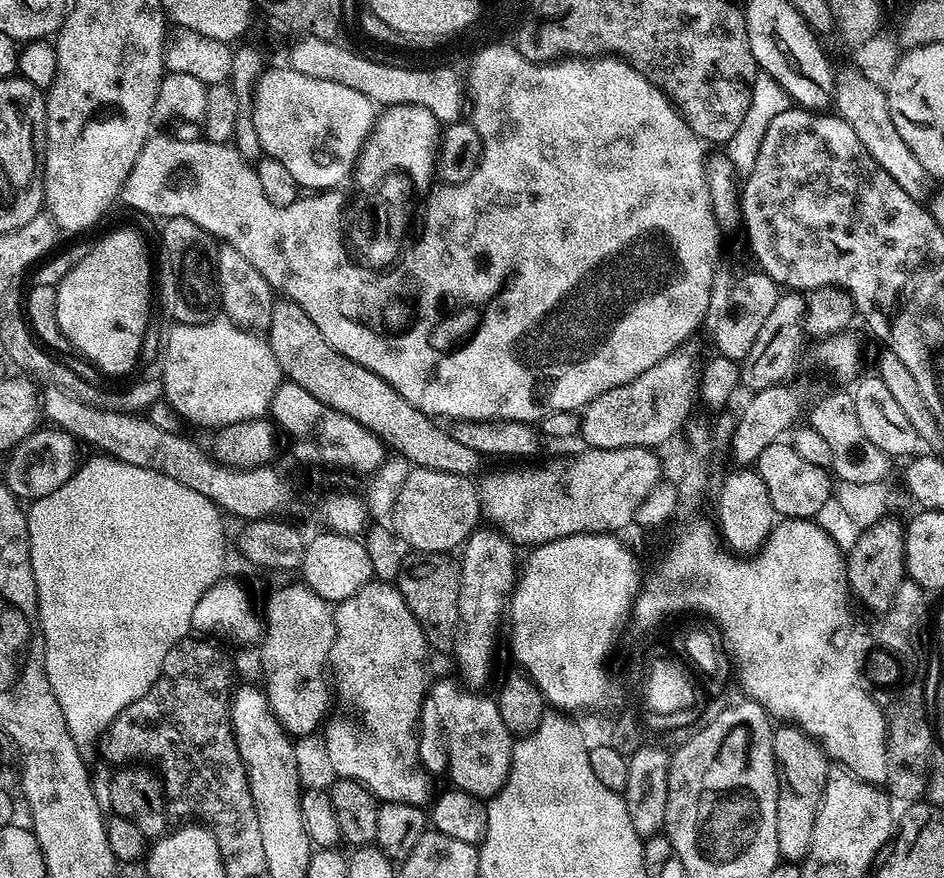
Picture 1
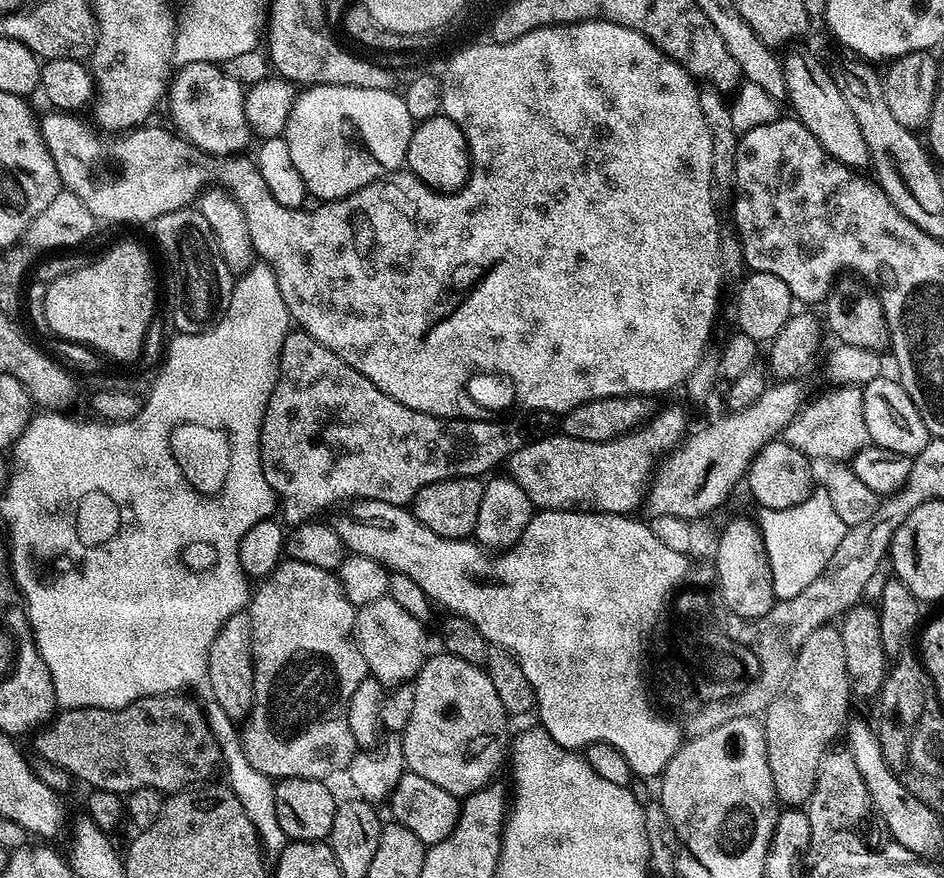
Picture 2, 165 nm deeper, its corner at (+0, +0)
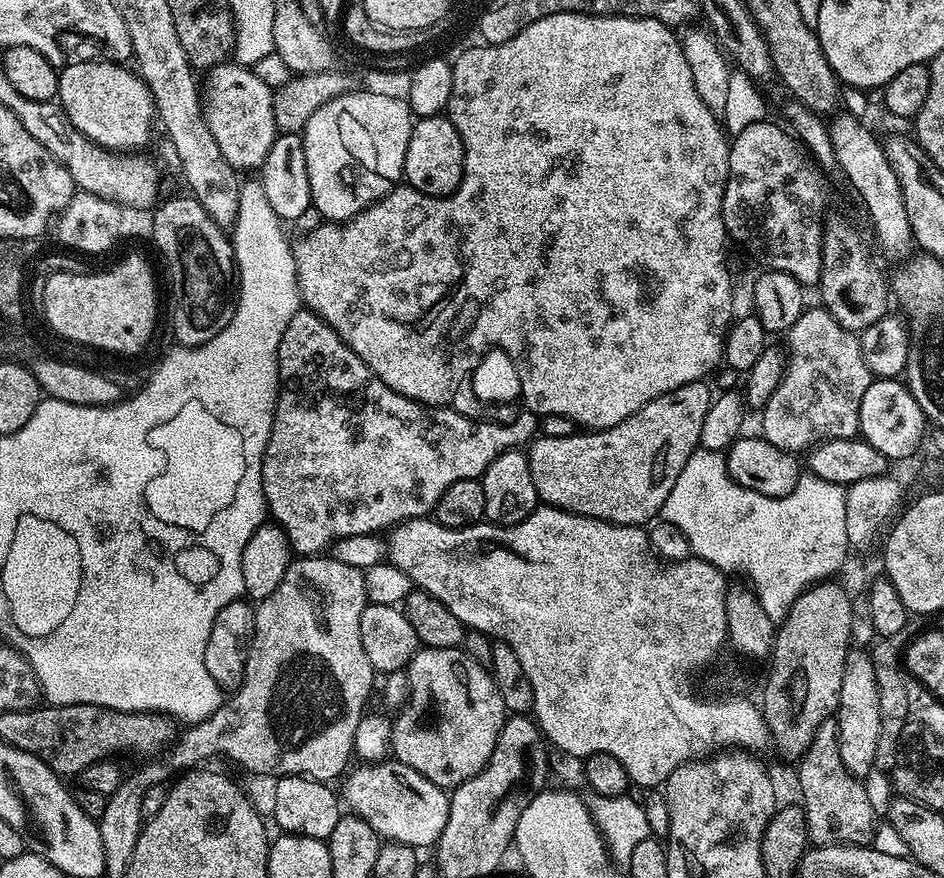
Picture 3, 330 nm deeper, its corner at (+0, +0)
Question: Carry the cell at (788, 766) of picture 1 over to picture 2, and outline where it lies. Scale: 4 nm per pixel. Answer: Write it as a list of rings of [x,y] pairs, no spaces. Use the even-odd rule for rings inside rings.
[[[825,626],[814,630],[814,634],[810,634],[810,638],[802,642],[794,666],[787,680],[784,681],[780,693],[772,699],[770,706],[762,713],[766,754],[770,762],[770,778],[774,778],[776,799],[781,805],[804,806],[812,797],[818,774],[818,762],[822,762],[822,758],[833,747],[832,739],[839,732],[841,735],[845,727],[848,692],[850,693],[850,677],[846,670],[846,650],[842,650],[839,627]]]

